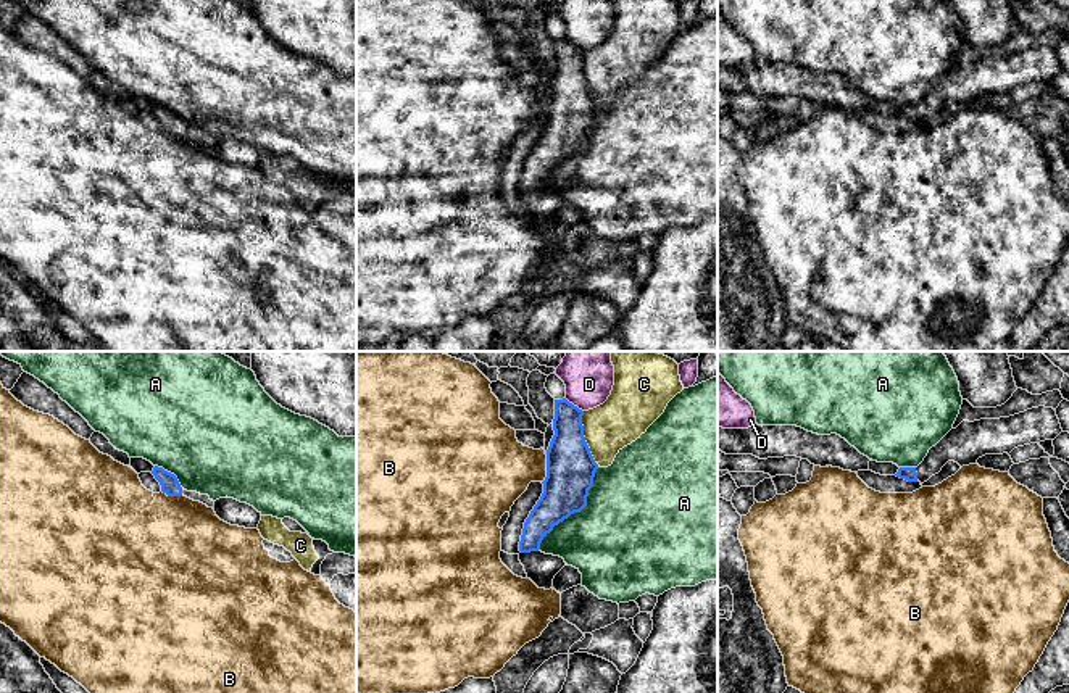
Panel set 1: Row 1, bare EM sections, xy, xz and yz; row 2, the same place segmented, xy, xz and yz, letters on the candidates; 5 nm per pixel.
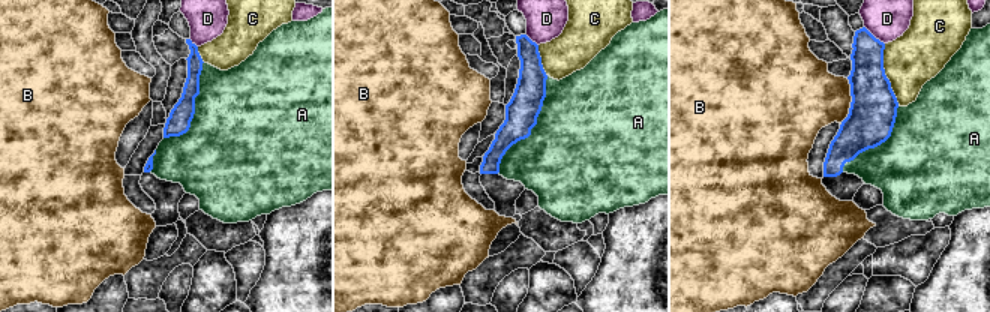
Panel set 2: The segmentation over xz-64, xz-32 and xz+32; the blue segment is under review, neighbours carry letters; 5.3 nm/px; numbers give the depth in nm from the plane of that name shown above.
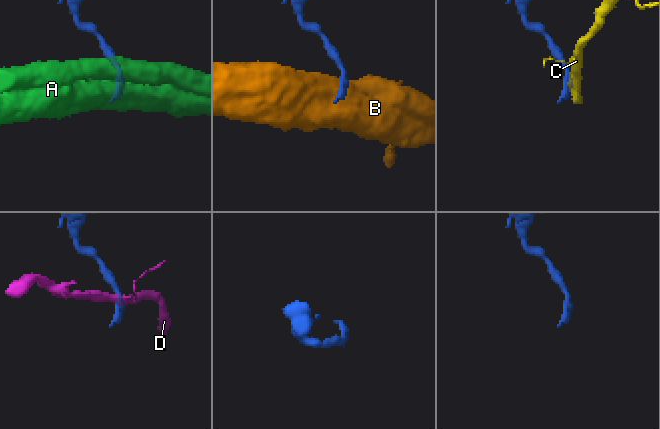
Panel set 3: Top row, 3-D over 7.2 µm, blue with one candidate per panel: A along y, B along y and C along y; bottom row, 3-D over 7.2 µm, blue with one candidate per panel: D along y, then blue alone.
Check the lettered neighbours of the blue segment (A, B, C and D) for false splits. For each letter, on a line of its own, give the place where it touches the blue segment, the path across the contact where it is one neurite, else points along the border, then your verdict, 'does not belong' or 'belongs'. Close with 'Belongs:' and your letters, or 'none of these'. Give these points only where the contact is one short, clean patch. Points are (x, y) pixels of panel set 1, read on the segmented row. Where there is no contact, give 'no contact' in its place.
A: xz (578, 511) | does not belong
B: xz (547, 469) | does not belong
C: xz (584, 439) | does not belong
D: xz (573, 405) | does not belong
Belongs: none of these

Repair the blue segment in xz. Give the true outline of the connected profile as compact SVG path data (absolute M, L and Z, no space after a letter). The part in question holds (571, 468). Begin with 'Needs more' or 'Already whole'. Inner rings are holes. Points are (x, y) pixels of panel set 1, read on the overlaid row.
Needs more. M566 398L555 400L555 435L547 450L543 493L524 522L519 561L527 579L539 588L553 588L564 559L540 551L540 543L555 525L587 506L589 490L598 469L584 437L584 411Z

